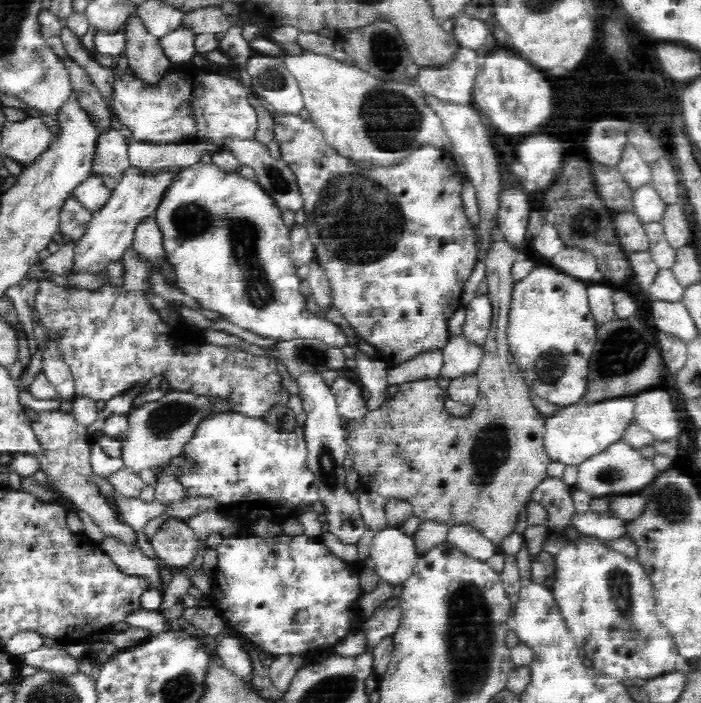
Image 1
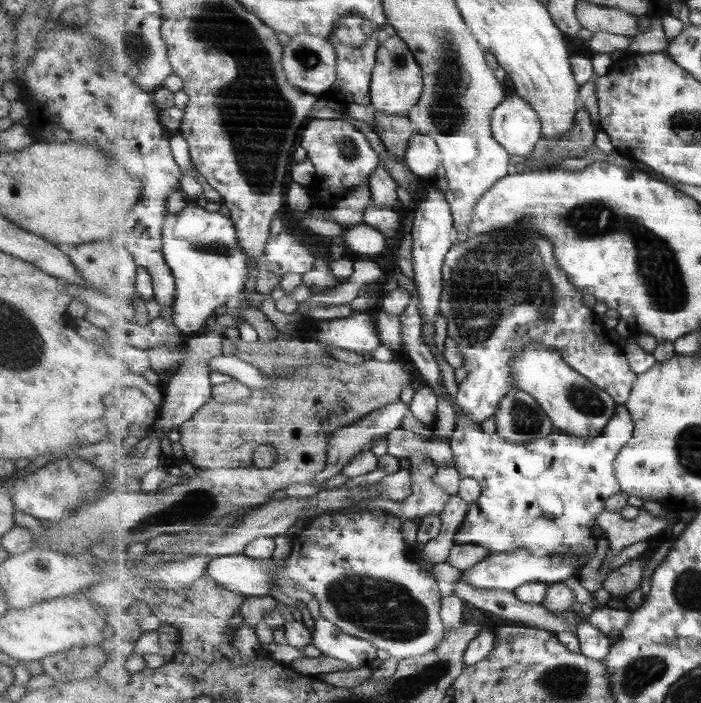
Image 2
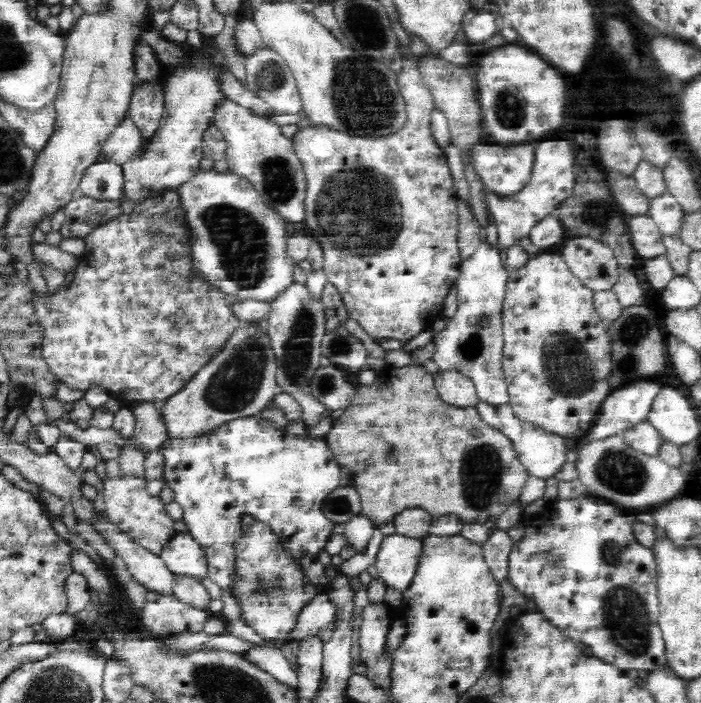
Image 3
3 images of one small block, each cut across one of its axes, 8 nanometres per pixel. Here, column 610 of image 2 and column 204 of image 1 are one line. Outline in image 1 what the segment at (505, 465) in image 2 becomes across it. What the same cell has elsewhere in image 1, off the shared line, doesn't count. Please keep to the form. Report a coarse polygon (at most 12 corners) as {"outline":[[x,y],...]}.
{"outline":[[232,411],[173,476],[239,535],[319,500],[302,434]]}

